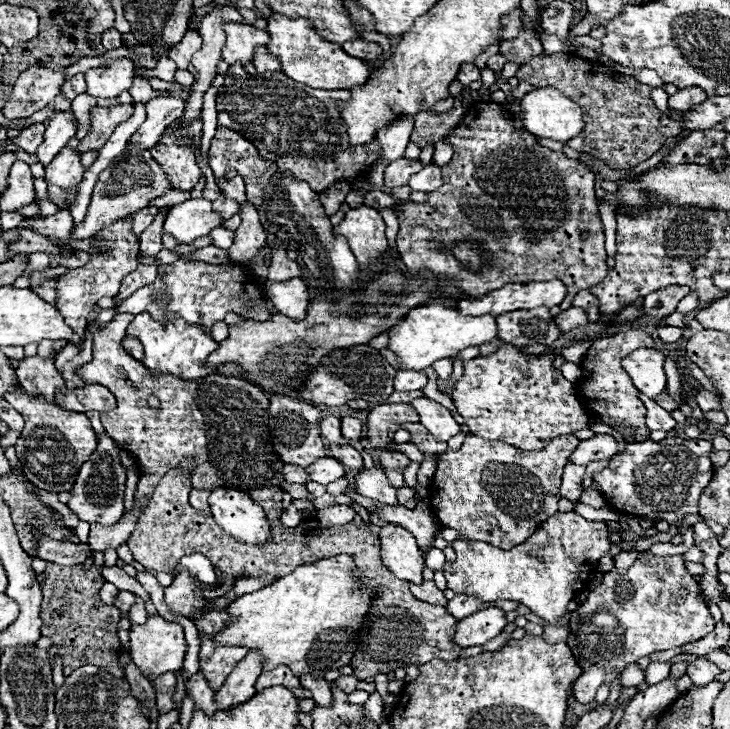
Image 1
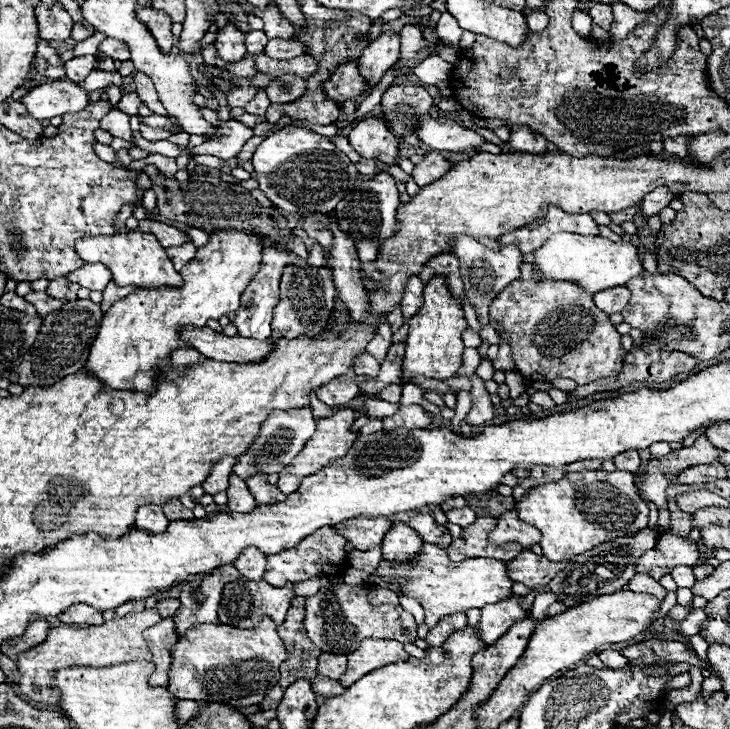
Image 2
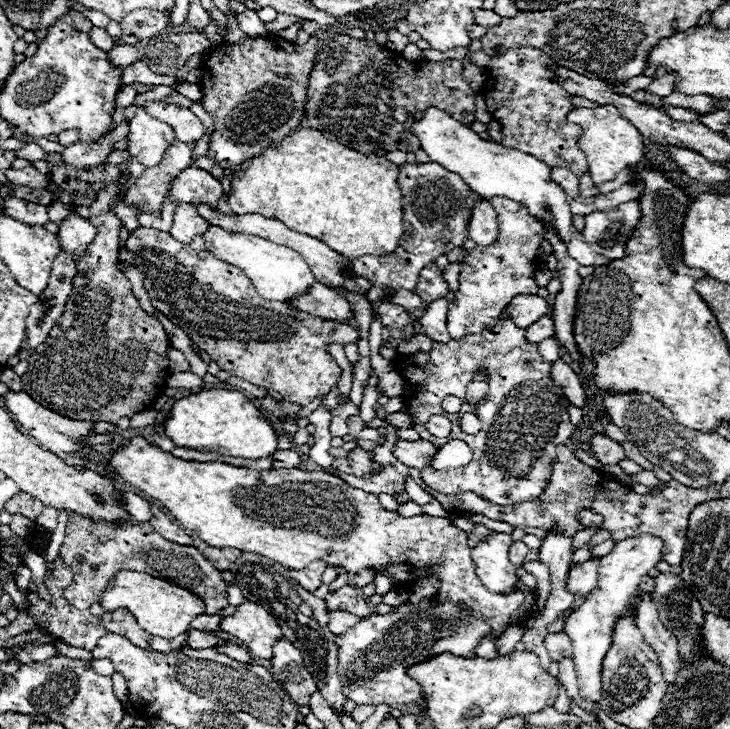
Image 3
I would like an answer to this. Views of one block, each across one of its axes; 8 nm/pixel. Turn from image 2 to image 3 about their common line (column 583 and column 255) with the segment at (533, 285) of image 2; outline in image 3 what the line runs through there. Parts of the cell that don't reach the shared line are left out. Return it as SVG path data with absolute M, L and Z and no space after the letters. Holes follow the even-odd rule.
M140 226L126 240L126 248L134 254L134 266L144 272L152 306L180 326L192 344L204 350L220 370L270 388L292 404L306 406L336 386L342 368L330 356L330 344L346 346L360 340L348 324L292 312L284 302L264 300L240 268L224 264L212 252L196 252L180 244L170 232Z

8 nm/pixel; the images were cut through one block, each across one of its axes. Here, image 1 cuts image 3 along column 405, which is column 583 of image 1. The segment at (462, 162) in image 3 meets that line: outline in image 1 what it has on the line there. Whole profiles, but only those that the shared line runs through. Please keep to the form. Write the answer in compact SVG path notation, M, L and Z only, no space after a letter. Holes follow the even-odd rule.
M536 88L520 102L520 120L536 138L568 142L584 128L582 110L556 88Z

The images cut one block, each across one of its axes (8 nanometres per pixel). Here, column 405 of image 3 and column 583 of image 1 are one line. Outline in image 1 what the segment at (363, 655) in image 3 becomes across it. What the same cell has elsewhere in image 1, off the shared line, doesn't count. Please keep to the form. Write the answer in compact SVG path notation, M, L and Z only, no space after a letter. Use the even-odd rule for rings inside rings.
M640 556L628 570L614 568L588 600L570 614L568 638L582 674L572 684L578 702L588 704L600 684L612 682L628 664L654 652L700 640L714 628L714 618L700 598L698 582L688 574L684 556Z

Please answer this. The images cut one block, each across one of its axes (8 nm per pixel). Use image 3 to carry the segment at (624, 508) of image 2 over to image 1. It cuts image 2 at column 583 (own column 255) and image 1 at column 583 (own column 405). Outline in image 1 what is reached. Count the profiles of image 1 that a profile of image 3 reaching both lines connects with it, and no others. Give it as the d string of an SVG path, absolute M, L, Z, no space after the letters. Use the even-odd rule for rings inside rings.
M556 512L554 516L544 520L524 544L518 544L510 550L500 550L492 544L478 542L478 540L466 540L466 538L454 540L452 548L456 550L456 560L444 564L444 574L448 580L448 588L454 590L456 594L474 594L484 602L514 600L514 602L528 606L534 614L538 614L540 618L544 618L548 622L548 626L544 626L544 634L542 634L544 640L548 644L556 644L560 640L566 640L566 636L568 636L568 628L556 626L556 622L568 614L566 606L570 604L574 594L580 588L584 588L584 584L588 582L588 576L596 568L598 560L610 550L612 542L608 540L608 536L610 536L610 532L604 522L586 520L576 512Z

